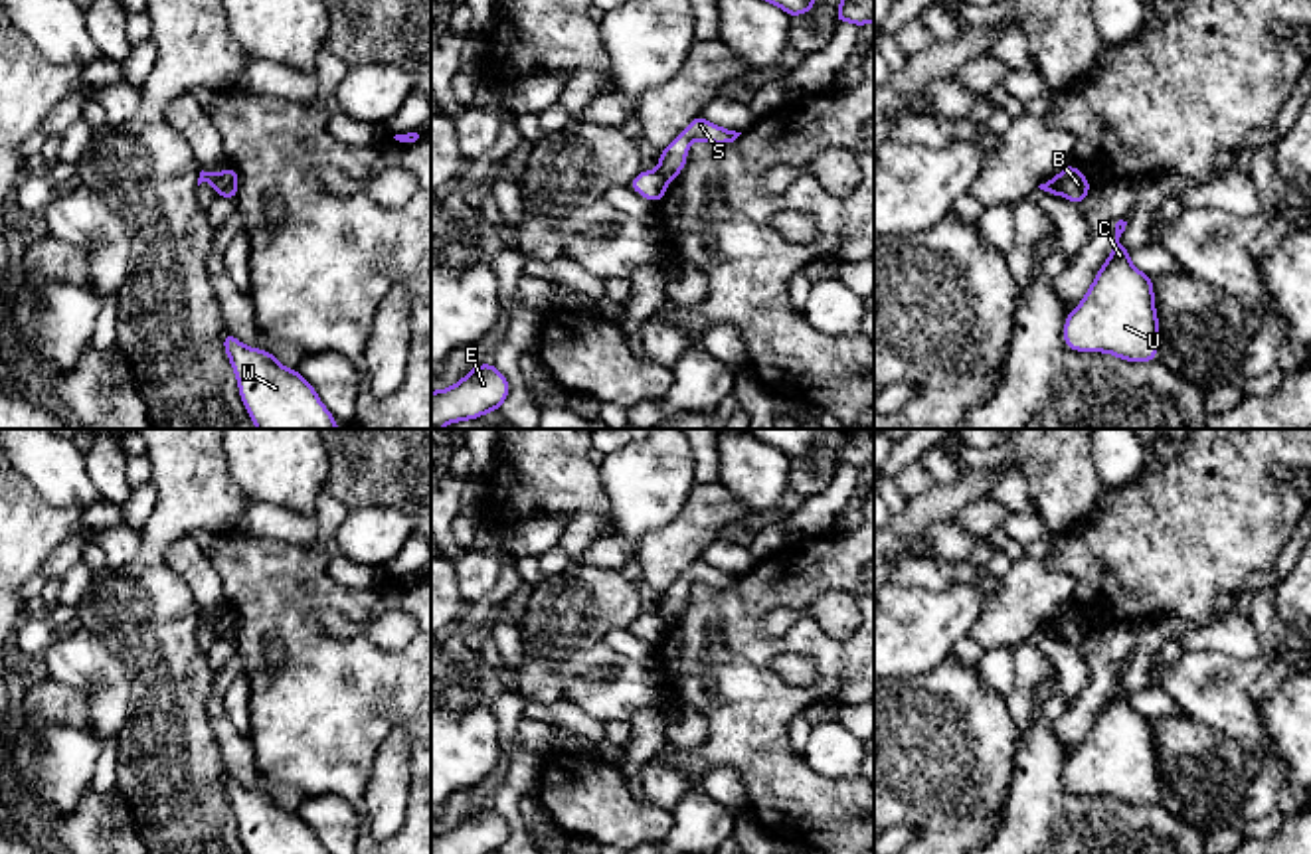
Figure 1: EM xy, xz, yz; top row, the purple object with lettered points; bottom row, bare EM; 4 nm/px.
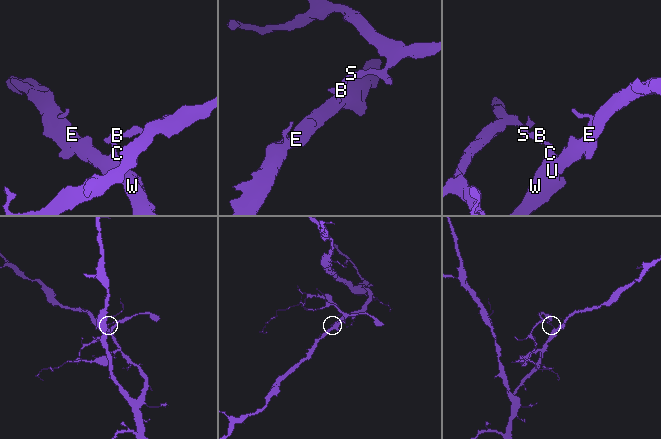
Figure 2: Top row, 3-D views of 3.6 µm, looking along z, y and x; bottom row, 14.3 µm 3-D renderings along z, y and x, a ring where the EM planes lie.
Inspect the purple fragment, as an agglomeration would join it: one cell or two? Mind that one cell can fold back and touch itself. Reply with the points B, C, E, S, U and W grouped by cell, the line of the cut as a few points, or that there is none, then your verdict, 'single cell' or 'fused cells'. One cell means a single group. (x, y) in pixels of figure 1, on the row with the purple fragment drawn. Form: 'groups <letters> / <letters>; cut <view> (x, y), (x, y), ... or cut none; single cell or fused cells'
groups B C E U W / S; cut yz (1056, 176), (1060, 192); fused cells

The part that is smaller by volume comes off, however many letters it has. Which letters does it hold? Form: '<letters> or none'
S

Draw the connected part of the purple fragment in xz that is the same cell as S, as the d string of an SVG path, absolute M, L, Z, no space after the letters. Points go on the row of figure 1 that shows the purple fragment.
M702 115L688 123L688 127L660 152L658 172L668 180L676 178L688 156L688 146L692 140L708 140L712 144L734 142L742 132L722 128L708 123Z

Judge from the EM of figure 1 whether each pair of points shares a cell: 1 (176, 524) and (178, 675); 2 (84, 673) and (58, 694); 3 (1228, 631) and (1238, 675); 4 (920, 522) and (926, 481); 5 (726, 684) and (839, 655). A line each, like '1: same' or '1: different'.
1: same
2: different
3: different
4: different
5: same

